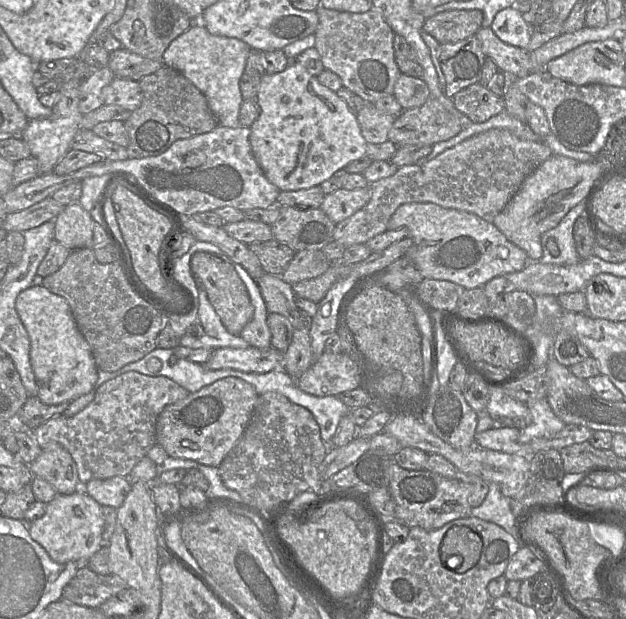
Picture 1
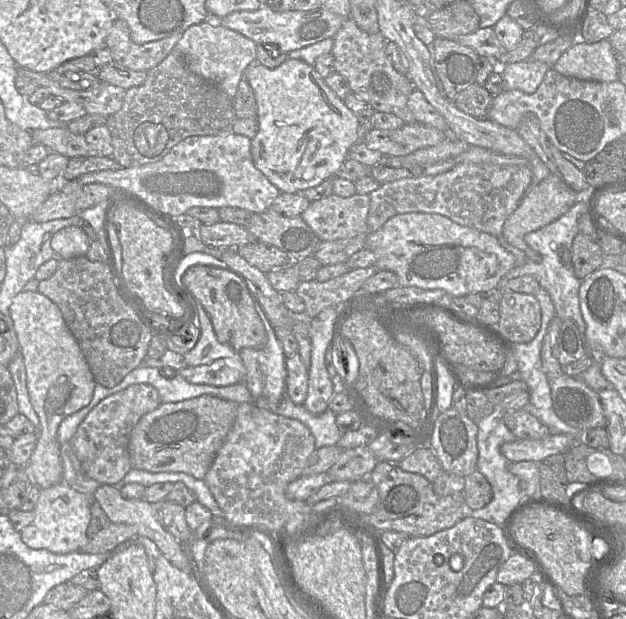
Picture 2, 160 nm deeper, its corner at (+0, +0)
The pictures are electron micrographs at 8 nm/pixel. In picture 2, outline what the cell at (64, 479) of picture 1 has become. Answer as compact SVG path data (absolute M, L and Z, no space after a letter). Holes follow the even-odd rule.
M38 291L19 292L10 306L10 317L17 335L19 353L24 360L29 399L40 421L36 448L25 467L19 468L27 471L32 484L41 489L49 488L63 482L61 448L57 439L59 425L64 418L78 412L91 402L96 381L77 340L67 327L60 309L48 297Z

